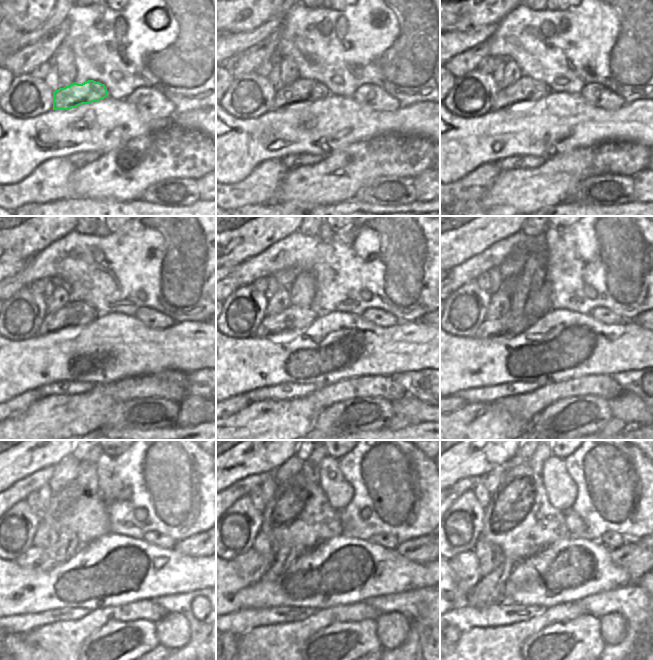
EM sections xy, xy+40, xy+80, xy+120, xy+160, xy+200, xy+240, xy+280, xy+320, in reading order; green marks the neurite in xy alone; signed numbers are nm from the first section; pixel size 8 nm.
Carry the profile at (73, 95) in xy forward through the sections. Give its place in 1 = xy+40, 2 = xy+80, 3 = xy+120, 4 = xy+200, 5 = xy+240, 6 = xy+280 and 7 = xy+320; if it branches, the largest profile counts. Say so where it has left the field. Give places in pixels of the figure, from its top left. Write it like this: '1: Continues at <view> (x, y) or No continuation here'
1: Continues at xy+40 (302, 92)
2: Continues at xy+80 (526, 90)
3: Continues at xy+120 (76, 315)
4: Continues at xy+200 (514, 322)
5: Continues at xy+240 (35, 558)
6: Continues at xy+280 (251, 566)
7: Continues at xy+320 (465, 566)

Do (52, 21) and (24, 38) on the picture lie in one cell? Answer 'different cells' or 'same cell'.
same cell

